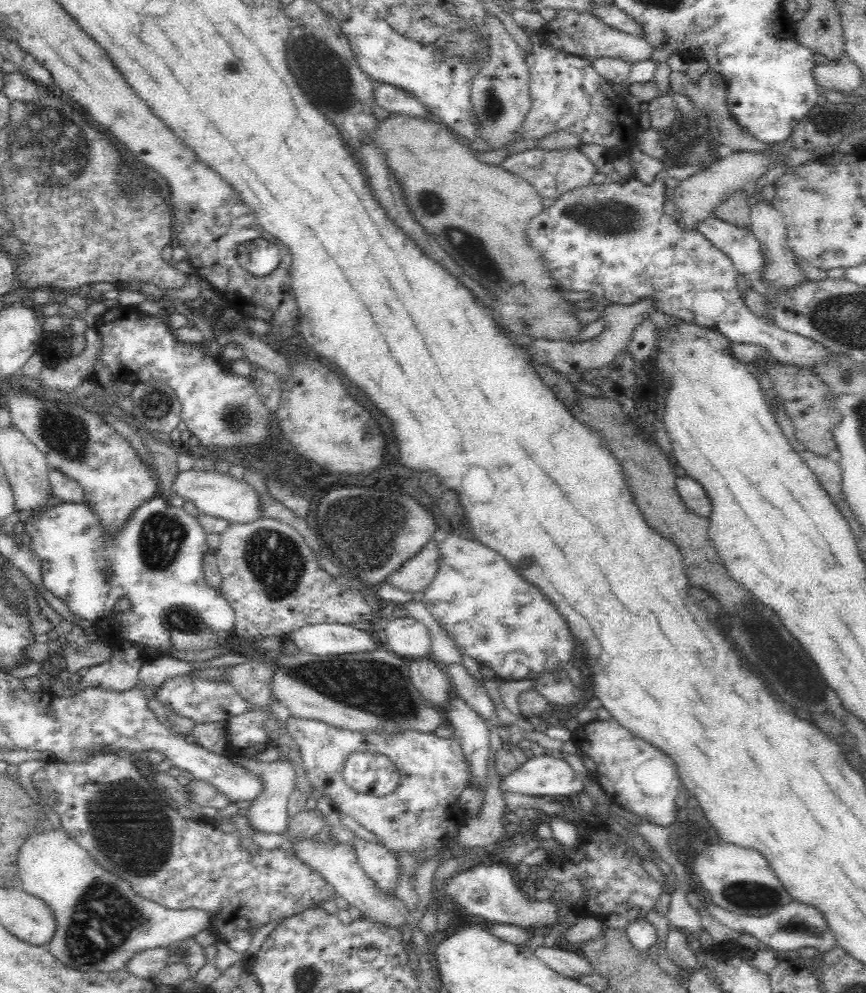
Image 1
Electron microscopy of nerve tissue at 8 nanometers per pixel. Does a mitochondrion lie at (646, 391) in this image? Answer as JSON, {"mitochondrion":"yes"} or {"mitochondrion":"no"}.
{"mitochondrion":"no"}

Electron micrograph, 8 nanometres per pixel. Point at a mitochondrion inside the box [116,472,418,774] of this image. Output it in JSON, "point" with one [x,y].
{"point":[363,538]}

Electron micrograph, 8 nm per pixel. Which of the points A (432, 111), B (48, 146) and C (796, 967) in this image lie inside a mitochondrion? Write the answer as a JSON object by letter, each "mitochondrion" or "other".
{"A":"other","B":"mitochondrion","C":"other"}

